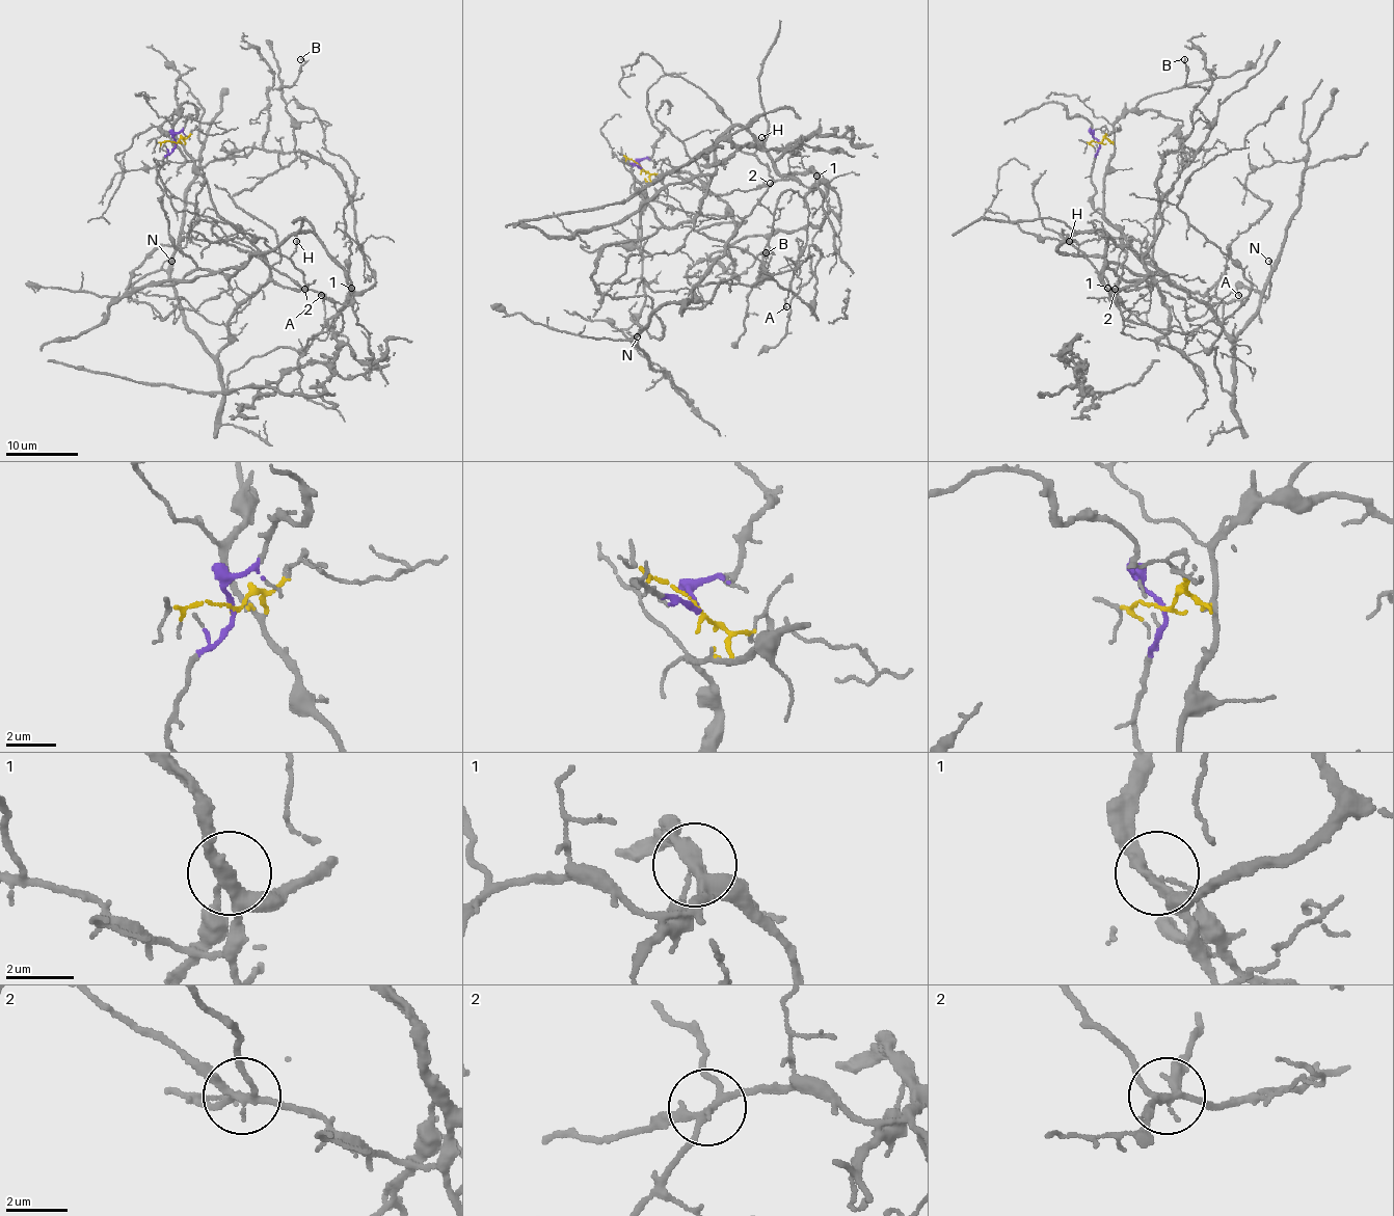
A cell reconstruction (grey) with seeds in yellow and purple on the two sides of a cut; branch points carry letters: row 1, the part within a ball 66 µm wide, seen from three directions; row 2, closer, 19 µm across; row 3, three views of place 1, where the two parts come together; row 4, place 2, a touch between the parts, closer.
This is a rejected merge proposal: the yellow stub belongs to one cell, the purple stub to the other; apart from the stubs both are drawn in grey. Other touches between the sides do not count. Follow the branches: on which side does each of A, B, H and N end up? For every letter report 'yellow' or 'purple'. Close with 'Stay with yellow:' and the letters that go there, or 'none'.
A: yellow
B: purple
H: yellow
N: yellow
Stay with yellow: A, H, N

